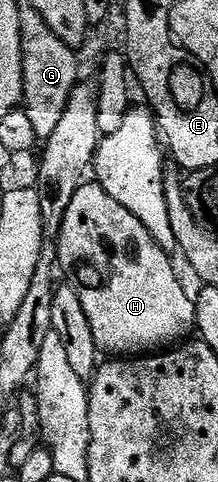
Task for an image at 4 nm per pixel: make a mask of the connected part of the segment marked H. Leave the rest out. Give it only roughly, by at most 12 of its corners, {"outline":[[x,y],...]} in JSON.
{"outline":[[99,183],[59,268],[97,350],[136,359],[197,328],[150,231]]}

